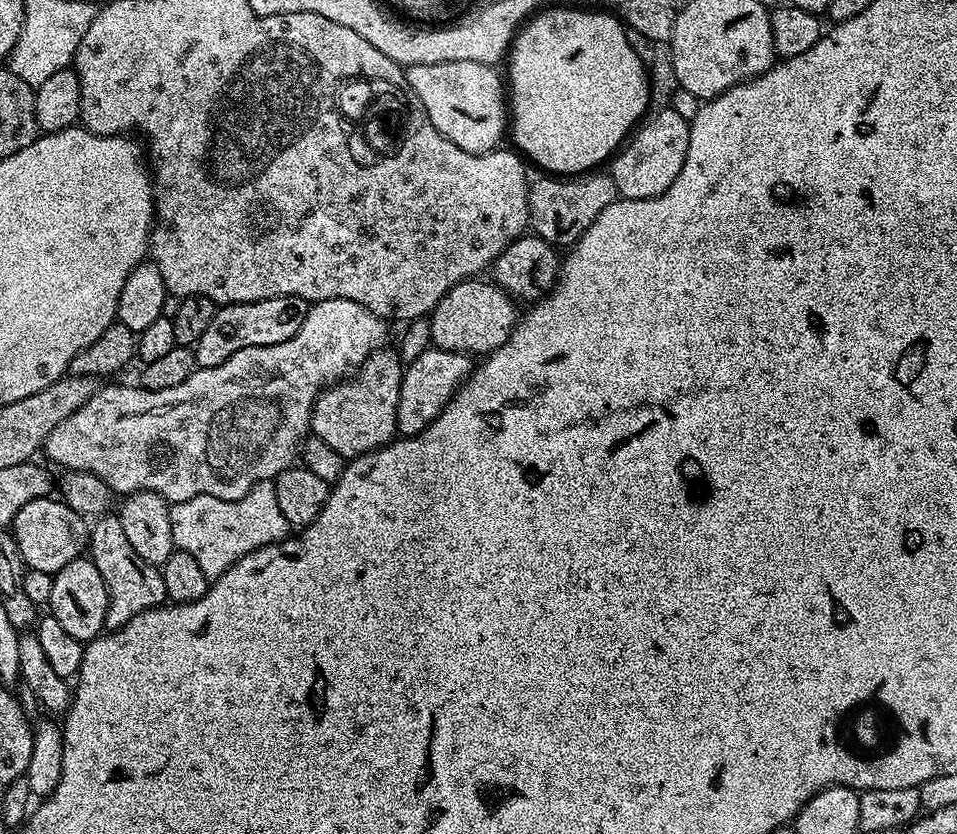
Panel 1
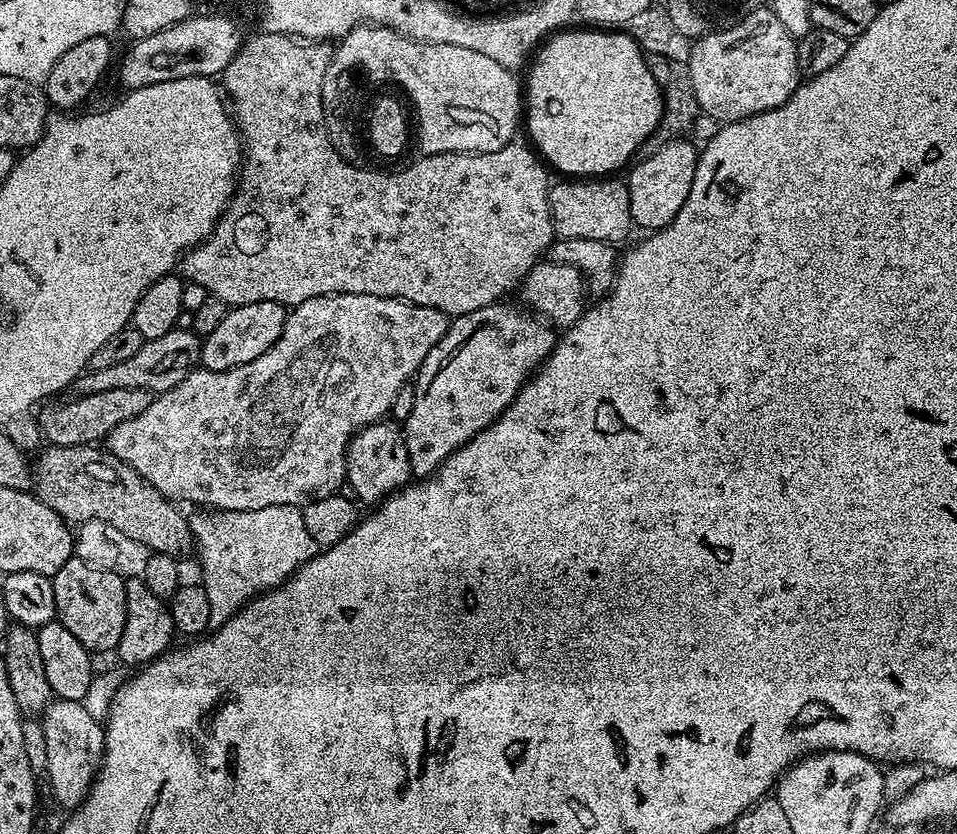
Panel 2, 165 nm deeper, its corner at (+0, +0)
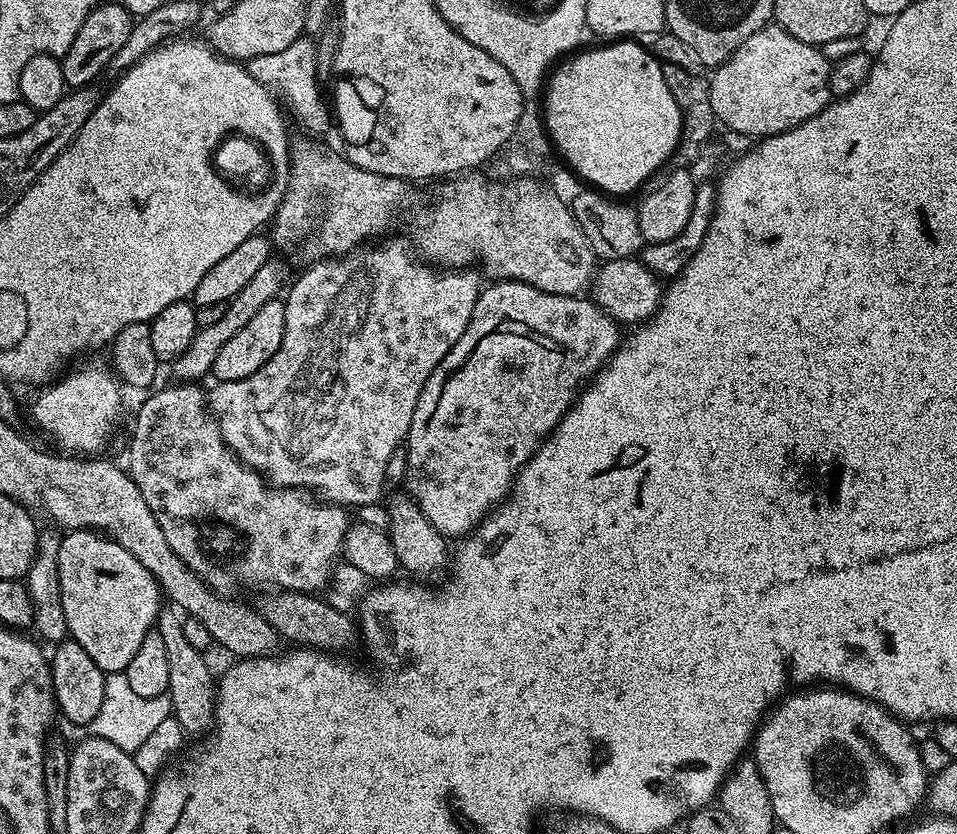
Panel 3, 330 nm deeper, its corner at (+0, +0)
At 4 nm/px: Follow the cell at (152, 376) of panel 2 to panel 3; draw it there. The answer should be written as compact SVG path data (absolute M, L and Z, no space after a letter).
M269 258L266 266L261 266L255 272L254 278L250 278L250 282L246 282L246 286L242 286L242 290L238 290L235 298L228 301L226 314L222 314L222 318L218 318L218 322L213 322L211 326L200 328L196 333L194 342L190 342L190 346L186 346L186 352L177 360L171 361L170 368L176 375L173 377L177 381L203 381L203 376L207 377L211 373L214 358L218 358L222 346L226 346L226 342L230 342L230 338L234 338L234 334L238 334L238 330L242 330L242 326L246 326L246 322L250 322L250 318L254 318L254 314L258 314L258 310L262 310L262 306L266 306L266 302L277 299L285 291L290 280L288 264L284 260L276 259Z

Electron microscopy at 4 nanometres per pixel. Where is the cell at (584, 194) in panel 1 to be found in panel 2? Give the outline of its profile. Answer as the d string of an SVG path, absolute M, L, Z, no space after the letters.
M564 178L561 179L561 184L553 183L548 189L553 233L560 238L594 238L595 240L620 242L628 231L633 231L627 183L623 179L612 179L616 178Z

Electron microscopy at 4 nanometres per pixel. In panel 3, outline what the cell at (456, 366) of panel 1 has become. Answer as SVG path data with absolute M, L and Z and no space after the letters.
M497 280L481 287L480 296L476 299L474 314L470 314L470 322L466 330L462 330L462 338L454 342L450 354L438 362L434 374L426 378L426 386L422 386L422 394L418 398L418 406L414 406L414 418L410 422L408 431L408 457L406 458L406 474L403 487L406 489L413 502L426 514L430 526L438 530L446 538L460 536L464 538L471 533L473 528L480 525L481 520L497 507L511 493L514 481L519 477L520 471L527 464L530 457L535 456L544 441L557 431L559 422L568 414L569 408L575 405L582 389L607 365L608 361L616 355L616 349L622 343L621 325L609 318L591 299L580 296L559 296L546 294L526 282L517 280Z

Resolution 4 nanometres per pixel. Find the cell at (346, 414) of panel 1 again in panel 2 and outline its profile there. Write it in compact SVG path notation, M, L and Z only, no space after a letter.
M385 418L377 424L360 429L348 444L346 454L347 487L352 487L351 495L361 505L375 506L392 495L413 479L410 454L406 450L404 429L401 425Z

